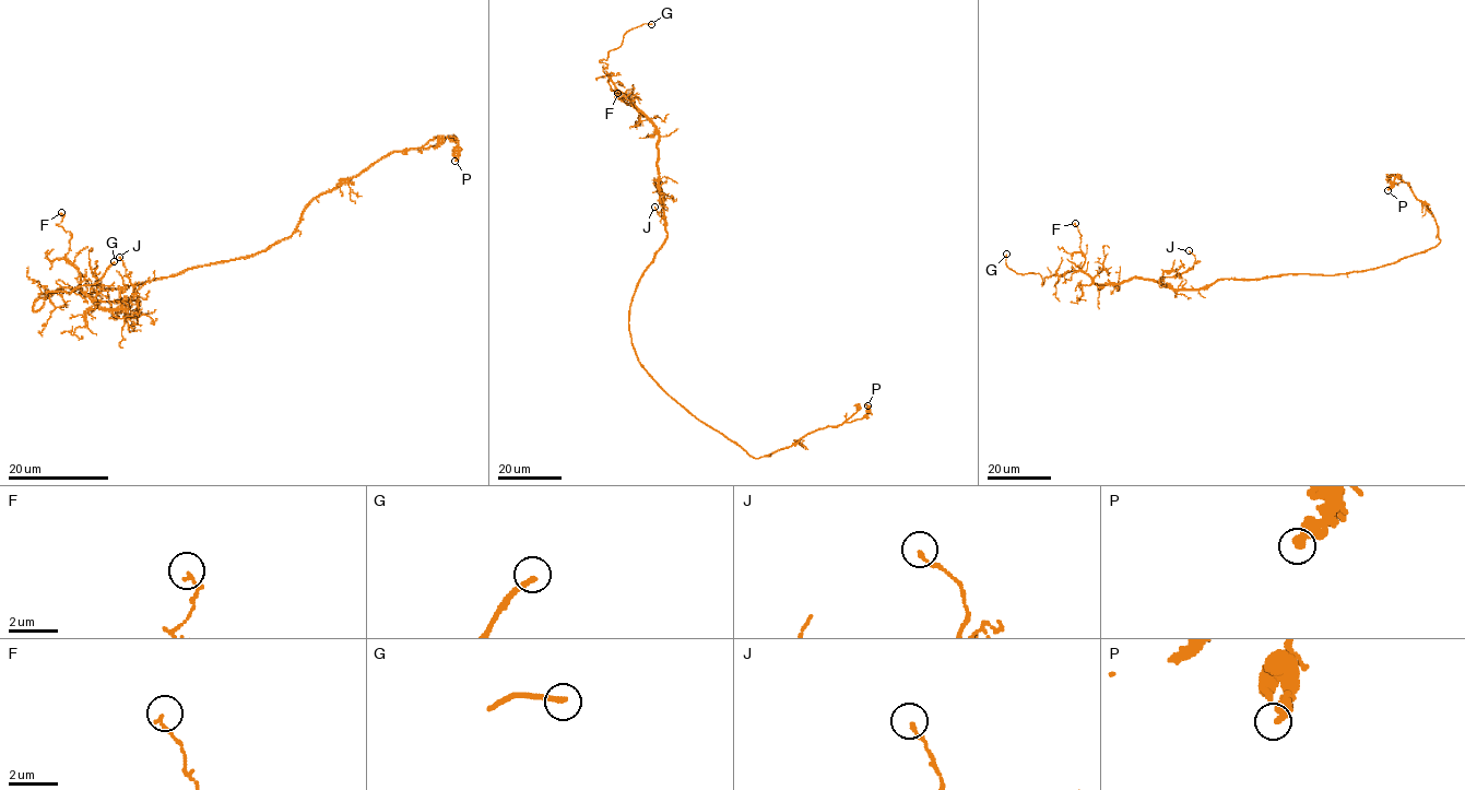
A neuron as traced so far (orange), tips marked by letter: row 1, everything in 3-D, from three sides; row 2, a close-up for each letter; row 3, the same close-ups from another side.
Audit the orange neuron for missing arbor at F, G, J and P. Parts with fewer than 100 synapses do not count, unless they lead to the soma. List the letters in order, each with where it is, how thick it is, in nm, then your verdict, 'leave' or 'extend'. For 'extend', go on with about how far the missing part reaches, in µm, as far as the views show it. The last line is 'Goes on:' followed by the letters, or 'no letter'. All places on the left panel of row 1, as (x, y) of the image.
F: at (61, 212); 160 nm thick; leave
G: at (114, 261); 220 nm thick; extend; about 15 µm are missing
J: at (119, 257); 140 nm thick; leave
P: at (455, 161); 320 nm thick; leave
Goes on: G

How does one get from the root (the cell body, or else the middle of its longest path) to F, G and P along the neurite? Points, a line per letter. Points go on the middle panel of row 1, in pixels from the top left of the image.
F: (630, 304), (637, 283), (666, 231), (658, 171), (658, 131), (617, 93)
G: (630, 304), (666, 234), (658, 131), (617, 89), (600, 60), (627, 32), (651, 24)
P: (630, 304), (628, 330), (640, 366), (694, 415), (754, 458), (814, 431), (861, 420), (867, 405)

